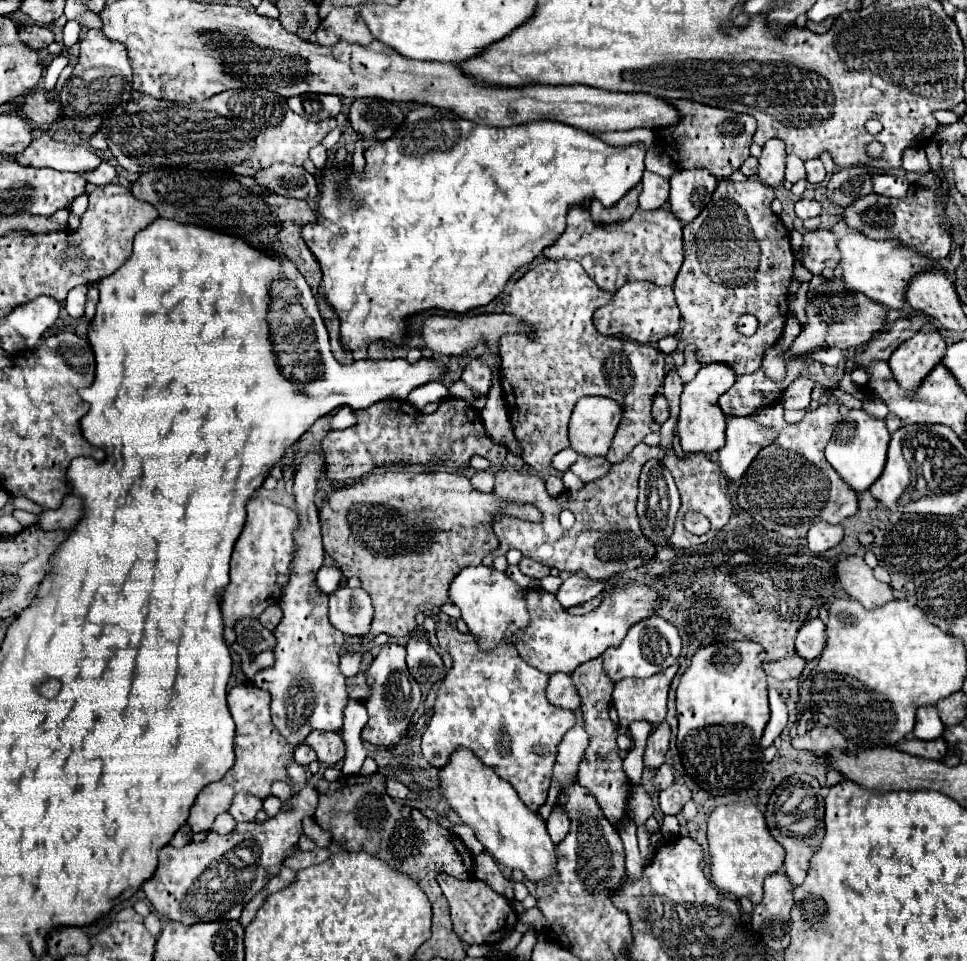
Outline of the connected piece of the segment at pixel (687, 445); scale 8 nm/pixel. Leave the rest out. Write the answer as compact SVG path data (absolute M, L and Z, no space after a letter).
M706 364L700 368L696 378L684 386L680 398L680 418L676 430L680 434L684 452L706 452L712 454L724 446L726 416L718 406L718 398L736 382L736 374L726 364Z

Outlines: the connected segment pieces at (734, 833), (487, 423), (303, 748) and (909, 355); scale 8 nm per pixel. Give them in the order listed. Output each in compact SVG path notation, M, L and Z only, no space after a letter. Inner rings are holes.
M732 802L726 806L718 806L708 818L708 844L710 844L710 854L712 854L712 880L714 880L714 884L724 894L732 894L736 898L748 896L754 904L760 904L762 894L764 894L762 892L764 878L782 868L784 854L786 854L784 848L768 832L764 812L754 802Z
M498 386L490 388L487 394L485 408L480 412L480 418L484 420L484 428L488 436L496 440L496 444L506 444L506 448L520 456L520 444L516 444L516 436L512 432L512 424L508 420L508 412L504 406L502 390Z
M300 744L300 746L296 748L296 752L294 752L294 760L298 760L300 766L308 766L310 762L316 760L316 752L314 752L312 748L308 748L306 744Z
M916 332L908 342L900 344L890 356L888 364L896 382L912 392L936 364L942 362L946 352L946 342L938 332Z

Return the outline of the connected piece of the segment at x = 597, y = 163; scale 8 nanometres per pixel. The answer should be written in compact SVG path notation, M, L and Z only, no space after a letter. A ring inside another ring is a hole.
M420 106L418 110L412 110L404 124L396 130L396 136L384 140L384 142L374 142L364 150L364 172L356 174L352 170L350 162L340 162L336 160L336 148L328 150L328 160L324 168L318 170L318 182L320 182L320 200L316 202L316 222L306 224L302 228L304 242L308 244L310 252L314 254L320 270L322 270L322 282L318 286L320 296L328 302L328 306L336 312L340 320L340 340L346 350L352 352L354 360L366 360L368 358L368 346L372 342L384 340L392 342L396 346L406 344L408 340L408 318L412 314L420 314L424 310L448 310L454 314L464 314L470 308L486 306L490 304L496 296L502 294L506 282L518 272L520 266L530 264L548 244L552 244L560 232L564 230L564 220L570 204L582 204L586 198L596 198L600 200L606 208L616 204L628 190L632 190L644 174L644 156L646 156L646 146L644 144L632 144L626 148L612 148L604 144L602 140L594 138L592 134L560 124L560 122L550 122L550 120L538 120L538 122L528 122L520 126L508 126L508 128L494 128L494 126L482 126L470 120L464 120L456 116L450 110L434 108L434 106Z

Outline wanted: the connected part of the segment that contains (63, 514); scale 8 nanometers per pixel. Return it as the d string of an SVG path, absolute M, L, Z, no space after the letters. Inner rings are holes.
M68 494L60 508L56 510L44 510L44 514L38 518L38 524L44 530L72 530L82 518L82 498L76 494Z

